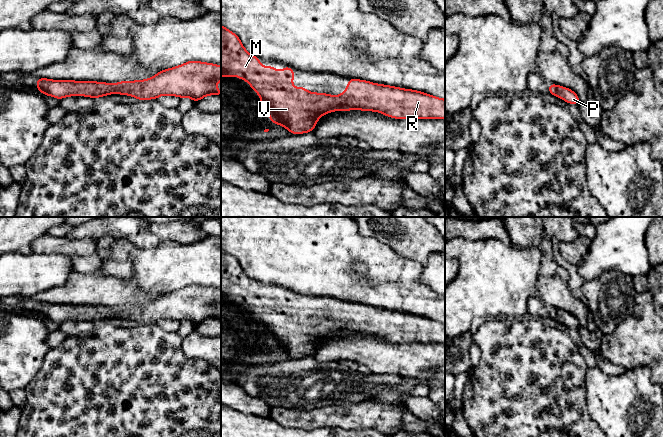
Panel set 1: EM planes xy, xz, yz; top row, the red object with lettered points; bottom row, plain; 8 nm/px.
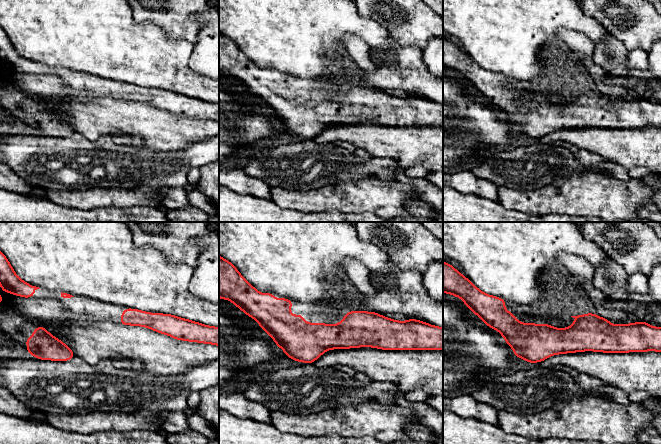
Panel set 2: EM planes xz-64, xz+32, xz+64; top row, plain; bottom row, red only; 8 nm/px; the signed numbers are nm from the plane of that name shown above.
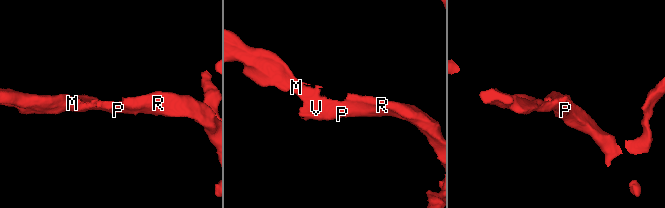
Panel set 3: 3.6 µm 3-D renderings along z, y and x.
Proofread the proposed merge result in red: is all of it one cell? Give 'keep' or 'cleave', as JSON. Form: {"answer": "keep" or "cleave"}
{"answer": "keep"}

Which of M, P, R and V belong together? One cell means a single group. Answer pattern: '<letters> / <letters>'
M P R V

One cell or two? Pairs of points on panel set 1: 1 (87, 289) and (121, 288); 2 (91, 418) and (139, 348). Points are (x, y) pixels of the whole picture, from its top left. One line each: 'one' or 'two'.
1: one
2: one

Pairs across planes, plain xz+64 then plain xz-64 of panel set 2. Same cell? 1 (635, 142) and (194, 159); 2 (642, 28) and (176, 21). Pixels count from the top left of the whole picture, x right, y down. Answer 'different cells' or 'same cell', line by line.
1: different cells
2: same cell

